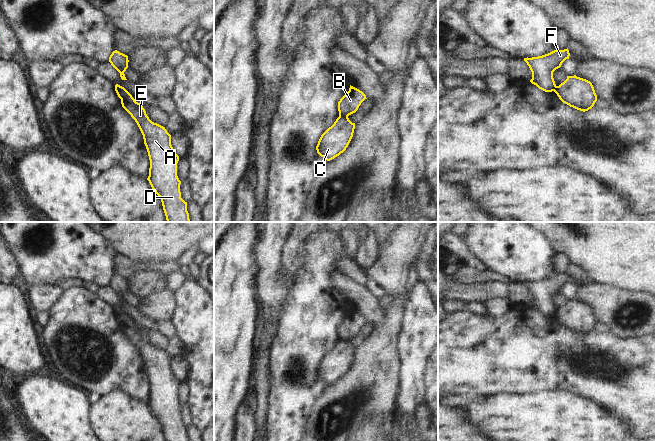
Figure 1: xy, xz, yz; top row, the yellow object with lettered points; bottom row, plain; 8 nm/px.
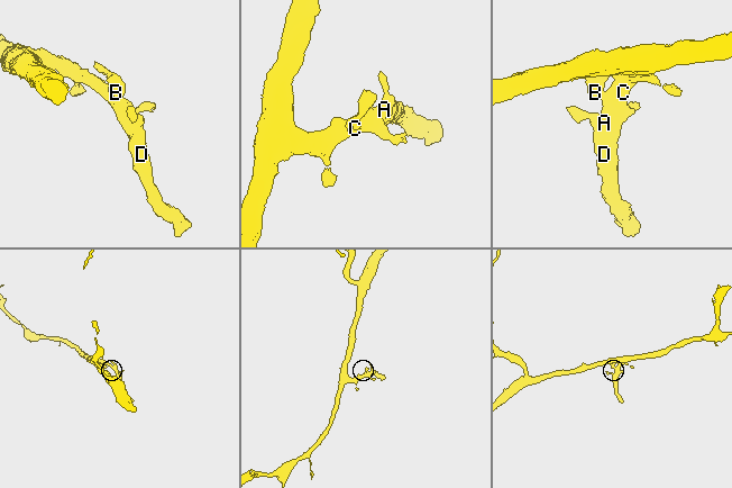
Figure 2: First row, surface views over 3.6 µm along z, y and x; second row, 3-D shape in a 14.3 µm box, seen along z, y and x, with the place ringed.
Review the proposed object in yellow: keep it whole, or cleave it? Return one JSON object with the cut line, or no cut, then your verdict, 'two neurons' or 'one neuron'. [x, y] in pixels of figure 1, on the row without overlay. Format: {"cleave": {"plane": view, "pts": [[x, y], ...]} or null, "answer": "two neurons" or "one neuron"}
{"cleave": {"plane": "xz", "pts": [[339, 338], [347, 340]]}, "answer": "two neurons"}

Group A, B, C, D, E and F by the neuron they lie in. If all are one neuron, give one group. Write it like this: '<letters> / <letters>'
A C D E / B F

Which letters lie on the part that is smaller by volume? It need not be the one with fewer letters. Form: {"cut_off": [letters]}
{"cut_off": ["B", "F"]}

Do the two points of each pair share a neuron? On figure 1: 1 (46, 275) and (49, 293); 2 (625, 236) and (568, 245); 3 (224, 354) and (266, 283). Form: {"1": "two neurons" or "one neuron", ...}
{"1": "two neurons", "2": "one neuron", "3": "two neurons"}

